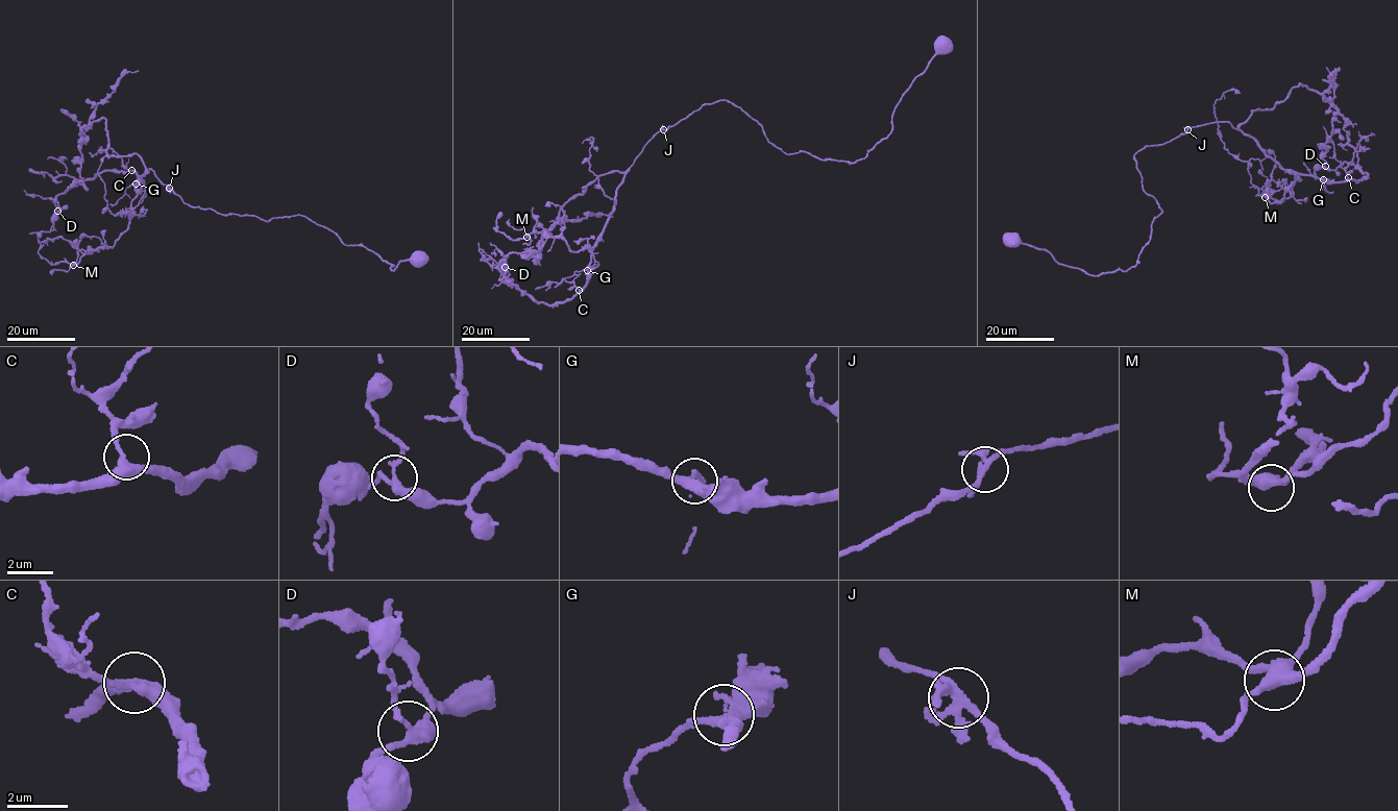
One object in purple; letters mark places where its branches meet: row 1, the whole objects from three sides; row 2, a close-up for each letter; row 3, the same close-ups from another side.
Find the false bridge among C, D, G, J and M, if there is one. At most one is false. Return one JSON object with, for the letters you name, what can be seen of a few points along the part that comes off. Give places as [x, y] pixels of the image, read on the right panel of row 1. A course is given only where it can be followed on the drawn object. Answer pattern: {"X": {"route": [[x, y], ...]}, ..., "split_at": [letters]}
{"split_at": []}

